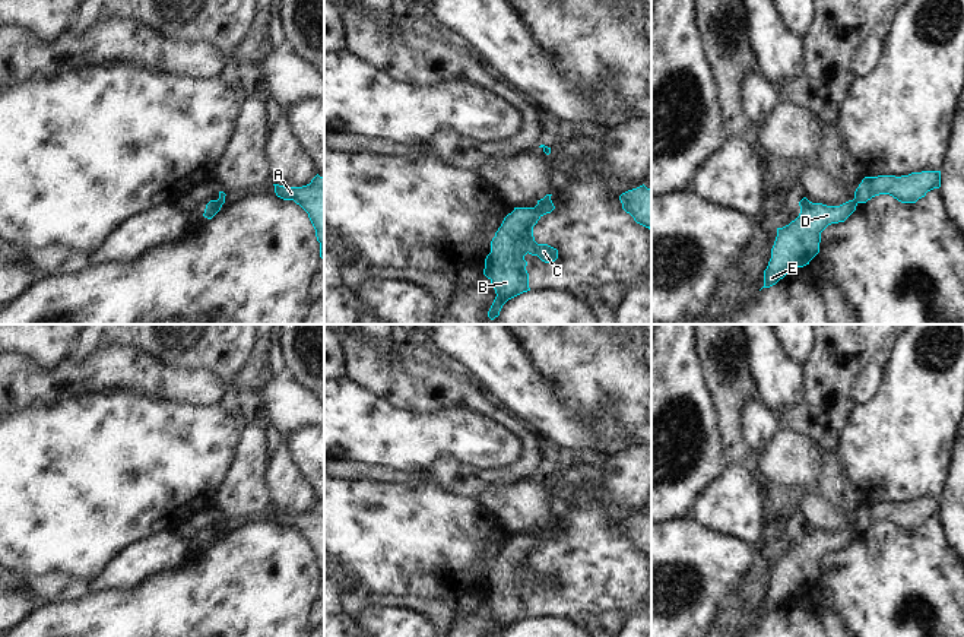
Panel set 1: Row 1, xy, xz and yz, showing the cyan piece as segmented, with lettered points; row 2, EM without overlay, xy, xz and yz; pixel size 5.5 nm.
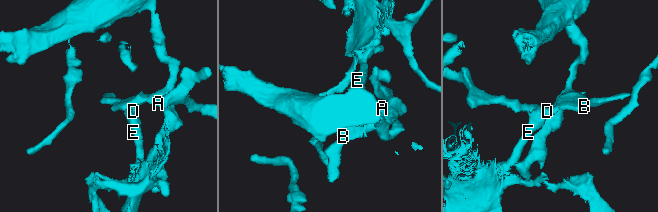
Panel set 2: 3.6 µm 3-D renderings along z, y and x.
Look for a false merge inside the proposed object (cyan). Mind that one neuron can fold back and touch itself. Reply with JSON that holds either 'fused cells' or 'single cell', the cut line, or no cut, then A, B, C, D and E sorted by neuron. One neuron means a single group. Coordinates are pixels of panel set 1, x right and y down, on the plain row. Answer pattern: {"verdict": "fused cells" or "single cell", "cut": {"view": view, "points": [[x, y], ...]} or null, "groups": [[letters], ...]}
{"verdict": "fused cells", "cut": {"view": "yz", "points": [[853, 526], [856, 531]]}, "groups": [["A", "B", "C"], ["D", "E"]]}

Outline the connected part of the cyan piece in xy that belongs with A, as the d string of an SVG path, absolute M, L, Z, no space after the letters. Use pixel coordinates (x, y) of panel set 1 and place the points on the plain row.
M318 501L302 514L275 513L275 520L283 527L294 527L307 541L320 570L320 584L324 587L324 506Z

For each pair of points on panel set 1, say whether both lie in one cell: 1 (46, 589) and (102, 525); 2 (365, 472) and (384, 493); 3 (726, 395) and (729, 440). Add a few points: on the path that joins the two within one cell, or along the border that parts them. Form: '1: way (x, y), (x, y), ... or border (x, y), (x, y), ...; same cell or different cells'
1: border (24, 574), (63, 573), (82, 577), (89, 585); different cells
2: border (342, 478), (411, 482); different cells
3: way (728, 406), (729, 428); same cell

